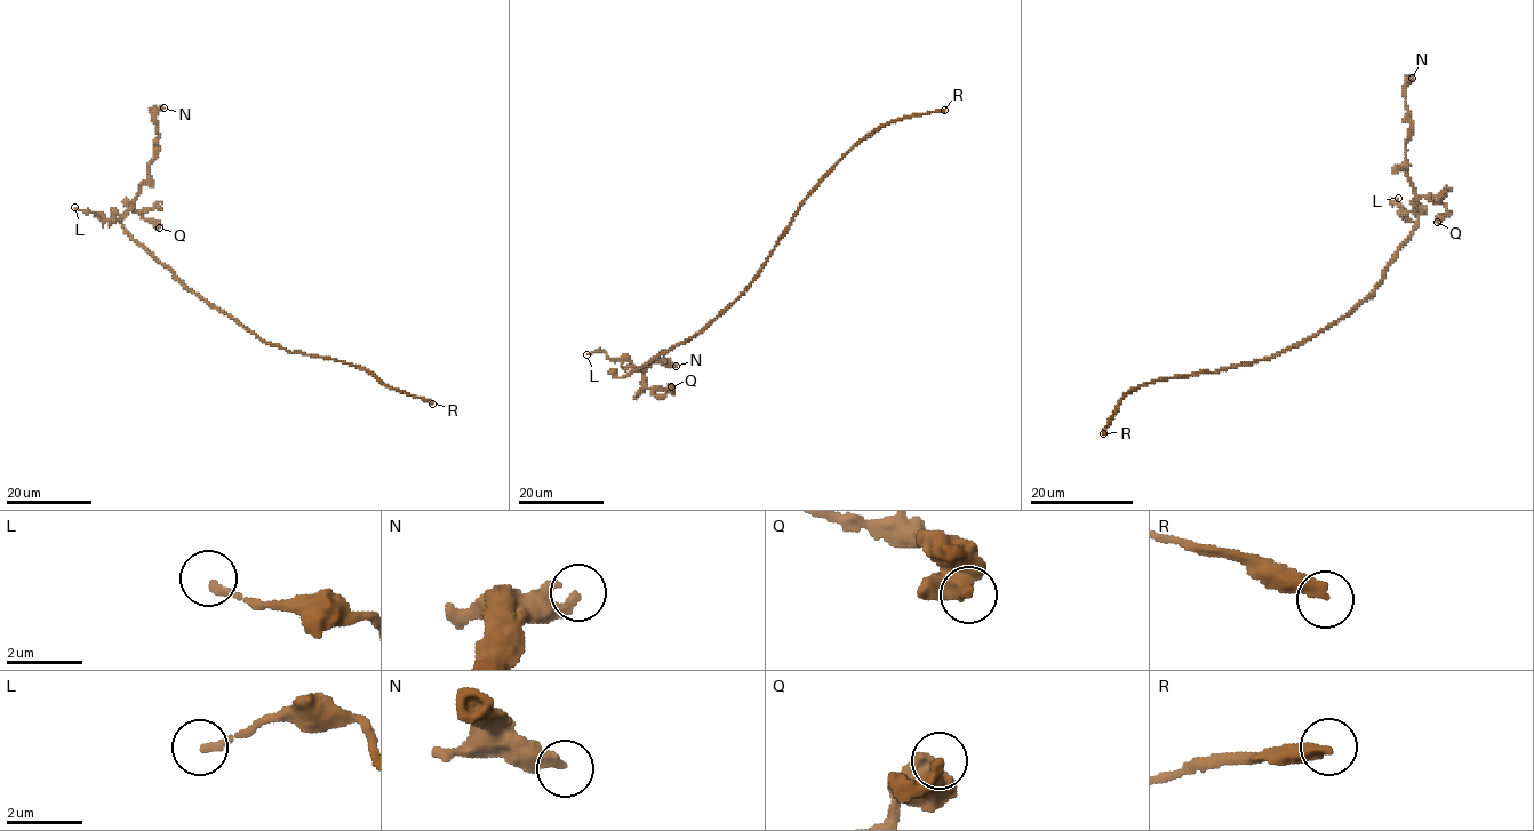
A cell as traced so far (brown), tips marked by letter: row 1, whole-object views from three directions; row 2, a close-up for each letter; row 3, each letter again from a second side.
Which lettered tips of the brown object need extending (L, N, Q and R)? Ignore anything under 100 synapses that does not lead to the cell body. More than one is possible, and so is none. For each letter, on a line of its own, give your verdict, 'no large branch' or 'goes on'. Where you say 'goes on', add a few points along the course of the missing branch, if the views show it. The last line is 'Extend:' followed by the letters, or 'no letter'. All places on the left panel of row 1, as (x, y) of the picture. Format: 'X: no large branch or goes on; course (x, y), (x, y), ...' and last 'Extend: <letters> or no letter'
L: no large branch
N: no large branch
Q: no large branch
R: goes on
Extend: R

